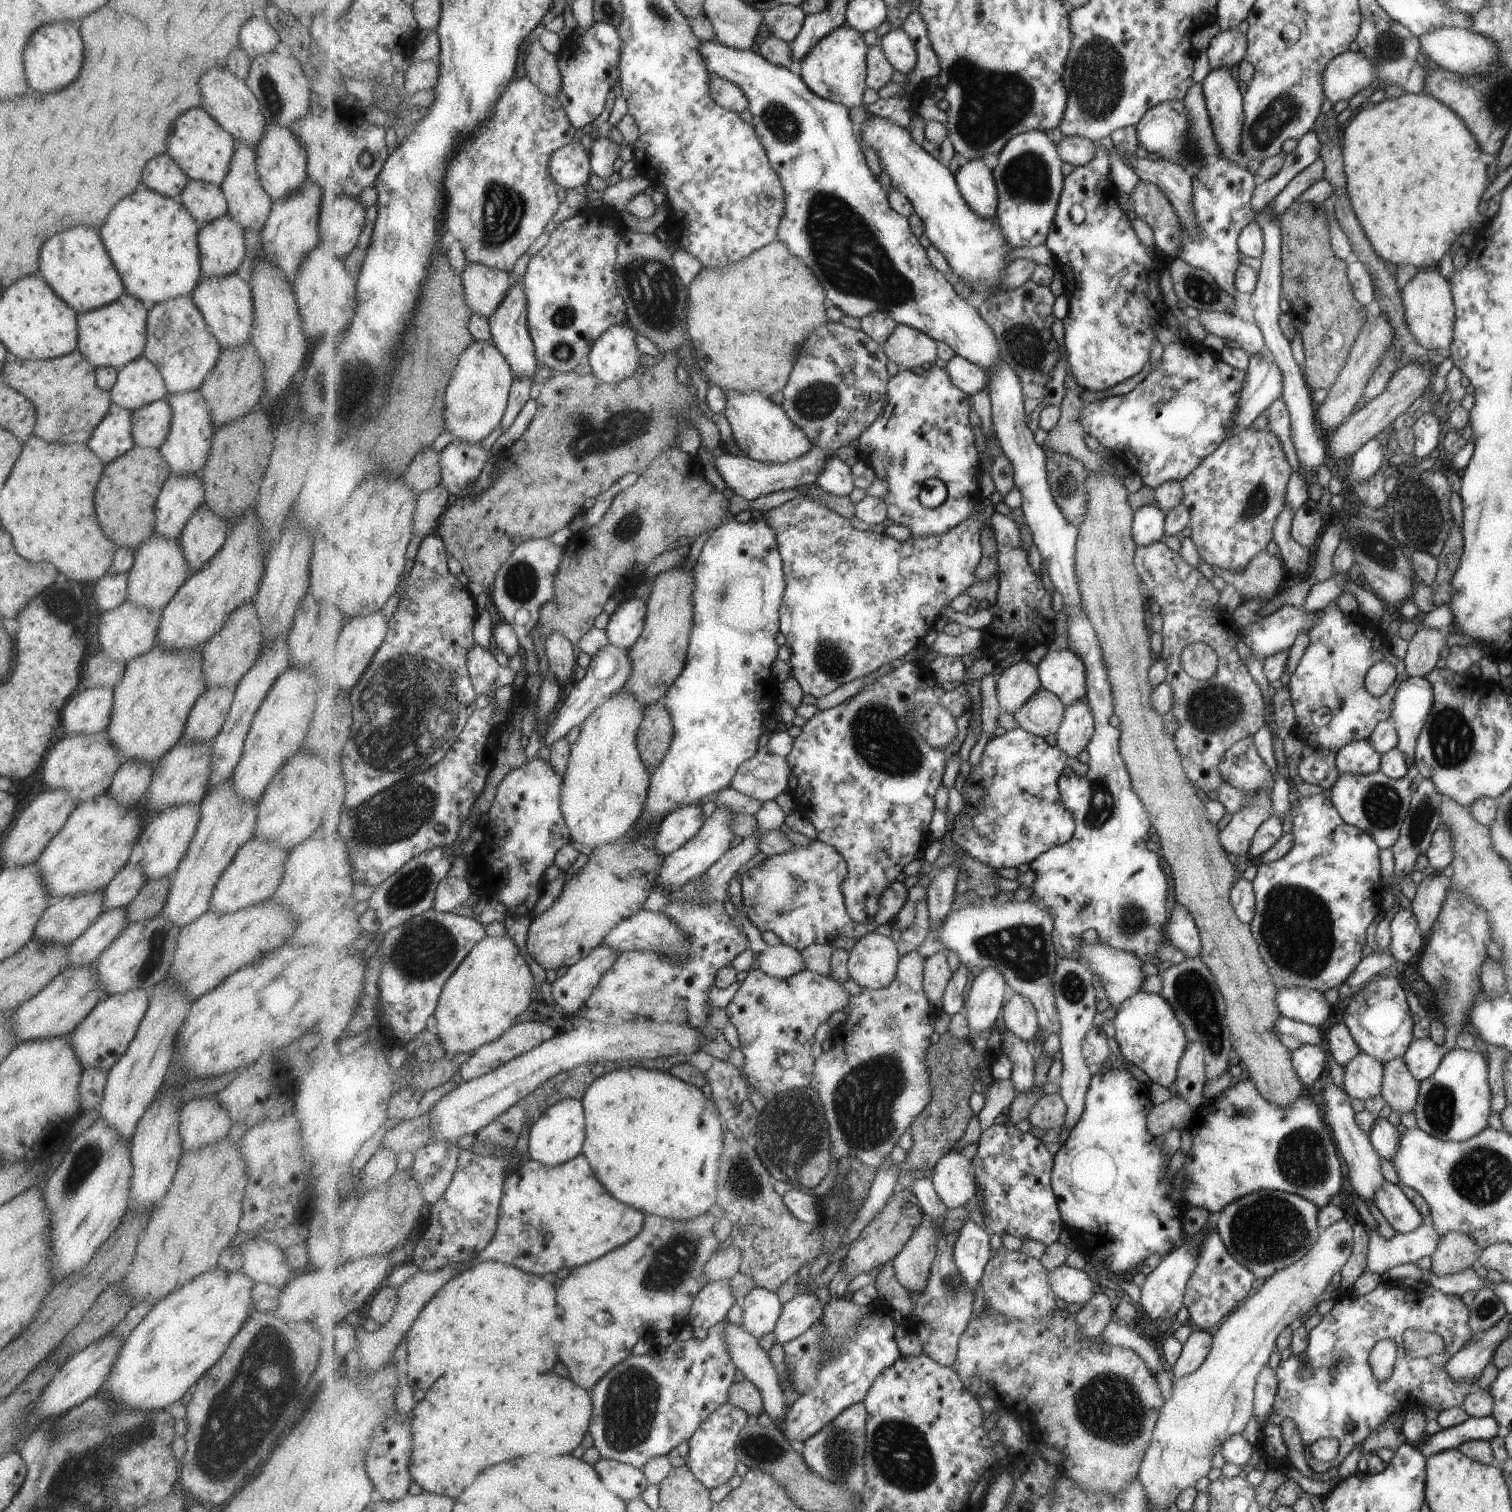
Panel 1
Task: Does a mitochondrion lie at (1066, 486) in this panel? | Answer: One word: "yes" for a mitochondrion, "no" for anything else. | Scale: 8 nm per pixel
yes

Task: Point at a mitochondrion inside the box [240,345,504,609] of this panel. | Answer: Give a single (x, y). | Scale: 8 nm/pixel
(354, 384)

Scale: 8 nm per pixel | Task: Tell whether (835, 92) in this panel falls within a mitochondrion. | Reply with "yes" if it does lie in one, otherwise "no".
no

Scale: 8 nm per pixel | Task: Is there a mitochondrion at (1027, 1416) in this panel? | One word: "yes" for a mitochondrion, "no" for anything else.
no

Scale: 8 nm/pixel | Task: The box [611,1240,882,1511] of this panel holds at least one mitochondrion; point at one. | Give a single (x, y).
(842, 1454)

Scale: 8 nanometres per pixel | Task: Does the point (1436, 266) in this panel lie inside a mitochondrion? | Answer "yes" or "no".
no

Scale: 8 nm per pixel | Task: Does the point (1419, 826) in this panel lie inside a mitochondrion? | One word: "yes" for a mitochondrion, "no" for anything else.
yes

